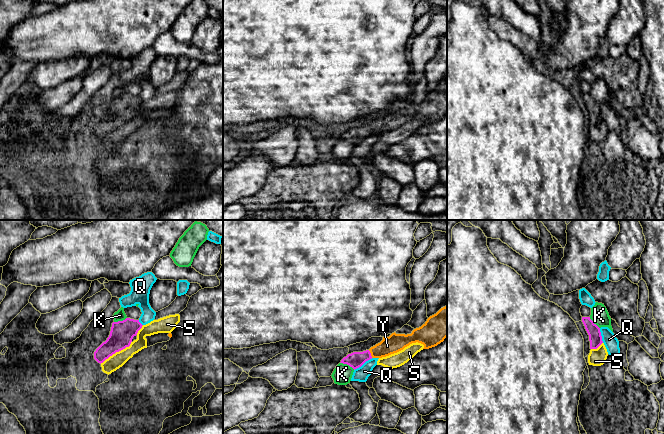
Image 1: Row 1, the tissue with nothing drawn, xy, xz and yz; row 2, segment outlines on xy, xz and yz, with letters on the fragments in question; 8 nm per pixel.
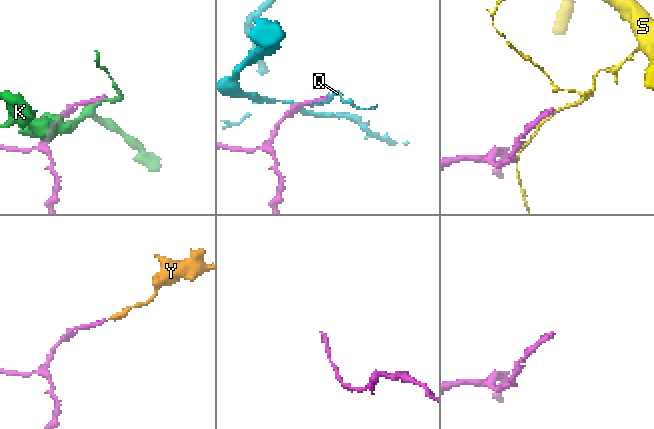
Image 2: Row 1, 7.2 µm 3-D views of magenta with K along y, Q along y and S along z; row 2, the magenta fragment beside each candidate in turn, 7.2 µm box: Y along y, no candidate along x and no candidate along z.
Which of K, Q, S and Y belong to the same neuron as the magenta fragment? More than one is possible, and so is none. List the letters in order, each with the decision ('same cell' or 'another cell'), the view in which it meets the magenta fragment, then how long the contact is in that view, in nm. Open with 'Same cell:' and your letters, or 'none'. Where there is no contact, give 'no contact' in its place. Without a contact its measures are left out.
Same cell: Y
K: another cell; meets magenta in xz; contact 130 nm long
Q: another cell; meets magenta in xz; contact 180 nm long
S: another cell; meets magenta in xy; contact 320 nm long
Y: same cell; meets magenta in xz; contact 70 nm long

